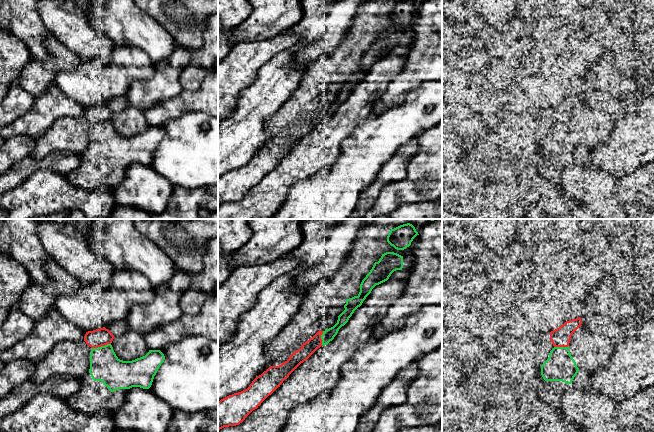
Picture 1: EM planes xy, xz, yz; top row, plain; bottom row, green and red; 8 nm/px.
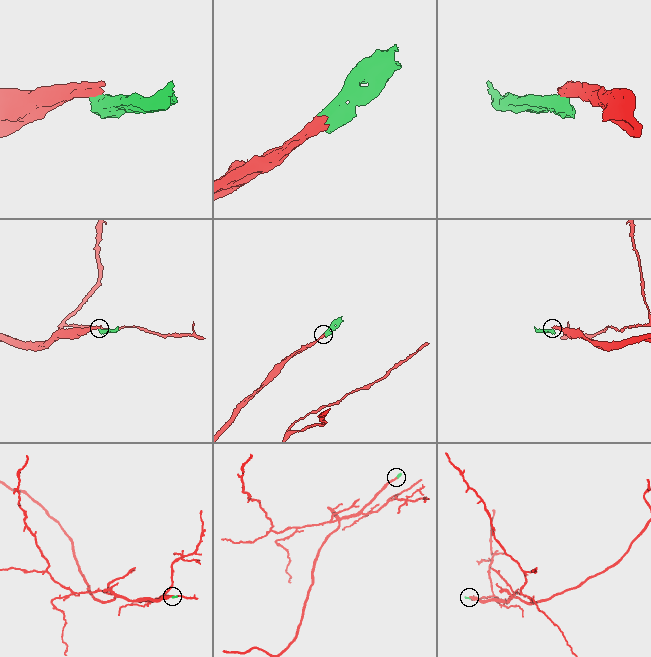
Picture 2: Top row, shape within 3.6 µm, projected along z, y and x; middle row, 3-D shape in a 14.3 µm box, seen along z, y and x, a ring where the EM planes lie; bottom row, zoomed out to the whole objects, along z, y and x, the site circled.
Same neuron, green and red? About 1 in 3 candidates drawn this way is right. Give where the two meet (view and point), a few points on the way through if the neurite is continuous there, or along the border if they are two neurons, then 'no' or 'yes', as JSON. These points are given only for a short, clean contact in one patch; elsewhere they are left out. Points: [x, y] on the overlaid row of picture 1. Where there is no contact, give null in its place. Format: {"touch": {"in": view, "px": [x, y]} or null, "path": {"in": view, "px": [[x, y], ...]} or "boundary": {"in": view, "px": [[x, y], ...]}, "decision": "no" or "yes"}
{"touch": {"in": "xy", "px": [101, 346]}, "decision": "no"}

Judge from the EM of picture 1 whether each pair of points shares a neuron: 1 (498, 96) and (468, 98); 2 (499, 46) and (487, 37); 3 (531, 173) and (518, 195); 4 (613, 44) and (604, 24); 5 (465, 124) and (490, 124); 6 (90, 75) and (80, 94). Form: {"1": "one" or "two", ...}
{"1": "one", "2": "one", "3": "one", "4": "one", "5": "one", "6": "one"}

